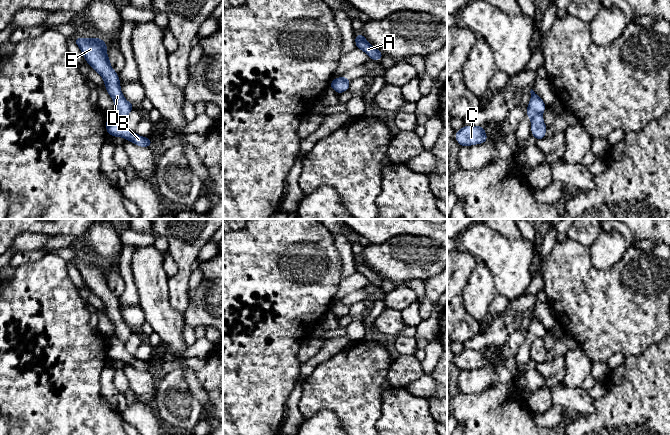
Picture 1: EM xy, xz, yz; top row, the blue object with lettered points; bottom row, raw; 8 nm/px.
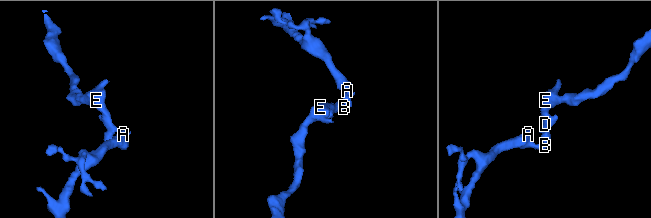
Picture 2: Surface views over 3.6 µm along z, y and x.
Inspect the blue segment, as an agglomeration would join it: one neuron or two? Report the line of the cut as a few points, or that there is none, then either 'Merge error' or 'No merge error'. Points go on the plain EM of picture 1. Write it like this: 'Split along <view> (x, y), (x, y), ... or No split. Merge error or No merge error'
Split along yz (541, 336), (531, 343). Merge error

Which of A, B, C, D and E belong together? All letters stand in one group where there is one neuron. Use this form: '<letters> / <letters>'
A B C / D E

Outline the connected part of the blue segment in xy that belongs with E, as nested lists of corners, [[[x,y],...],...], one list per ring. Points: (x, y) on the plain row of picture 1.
[[[75,262],[74,266],[79,270],[87,287],[102,300],[106,315],[114,325],[116,337],[125,343],[134,329],[121,316],[120,303],[110,289],[106,267],[100,262]]]

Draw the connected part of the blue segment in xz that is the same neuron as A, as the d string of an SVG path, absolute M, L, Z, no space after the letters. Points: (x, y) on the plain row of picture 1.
M362 258L355 259L356 272L364 275L373 285L380 284L383 278L373 271Z

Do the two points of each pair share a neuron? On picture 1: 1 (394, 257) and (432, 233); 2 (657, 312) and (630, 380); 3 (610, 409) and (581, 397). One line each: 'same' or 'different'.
1: different
2: different
3: different

